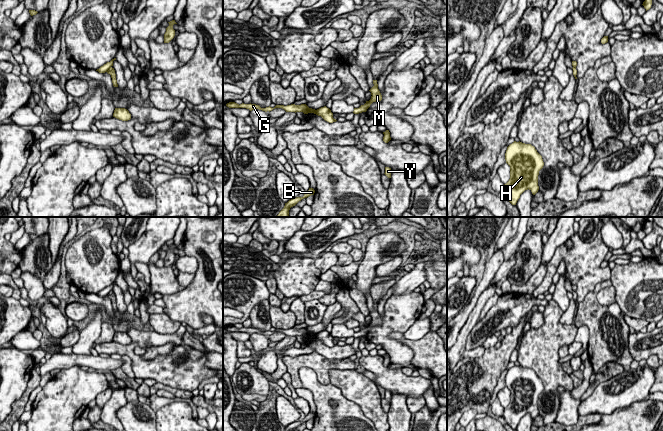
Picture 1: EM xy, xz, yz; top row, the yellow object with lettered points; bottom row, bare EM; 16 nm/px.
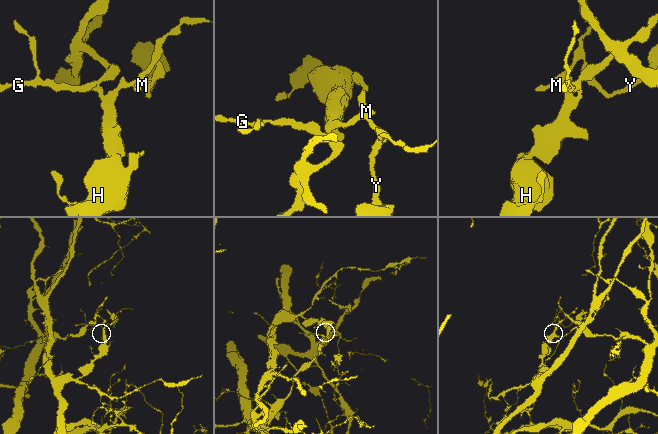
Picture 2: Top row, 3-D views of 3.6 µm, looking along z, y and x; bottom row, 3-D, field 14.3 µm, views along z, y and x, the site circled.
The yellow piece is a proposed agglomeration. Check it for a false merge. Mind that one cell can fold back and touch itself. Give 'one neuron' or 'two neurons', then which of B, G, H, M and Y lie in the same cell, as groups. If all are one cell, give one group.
two neurons | B G / H M Y

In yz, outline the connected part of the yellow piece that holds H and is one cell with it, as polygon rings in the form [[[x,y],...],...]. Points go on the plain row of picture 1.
[[[520,365],[507,371],[505,384],[510,390],[510,403],[504,408],[503,418],[506,424],[516,429],[525,414],[529,413],[533,419],[538,416],[538,399],[544,386],[534,370]]]

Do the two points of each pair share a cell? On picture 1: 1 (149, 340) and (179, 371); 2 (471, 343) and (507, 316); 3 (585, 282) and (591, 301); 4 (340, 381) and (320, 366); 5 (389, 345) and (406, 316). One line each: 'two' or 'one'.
1: two
2: one
3: two
4: two
5: one

